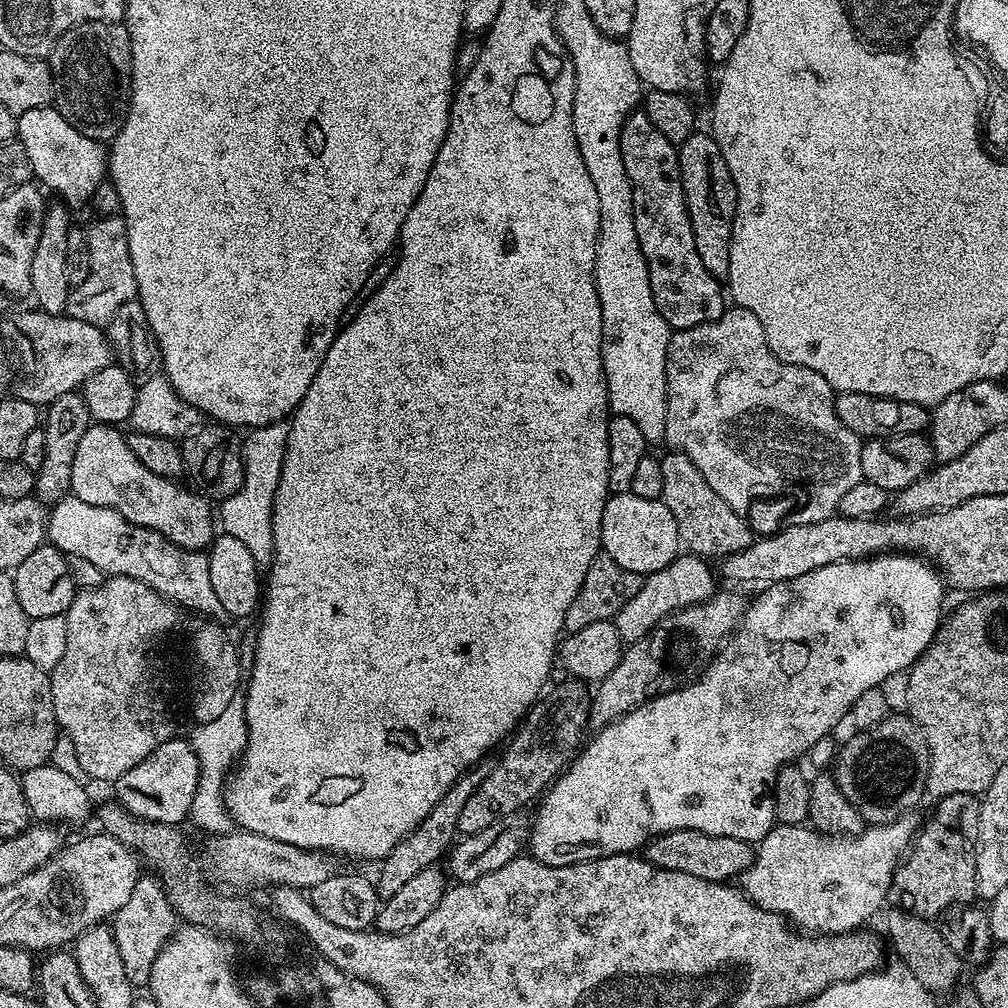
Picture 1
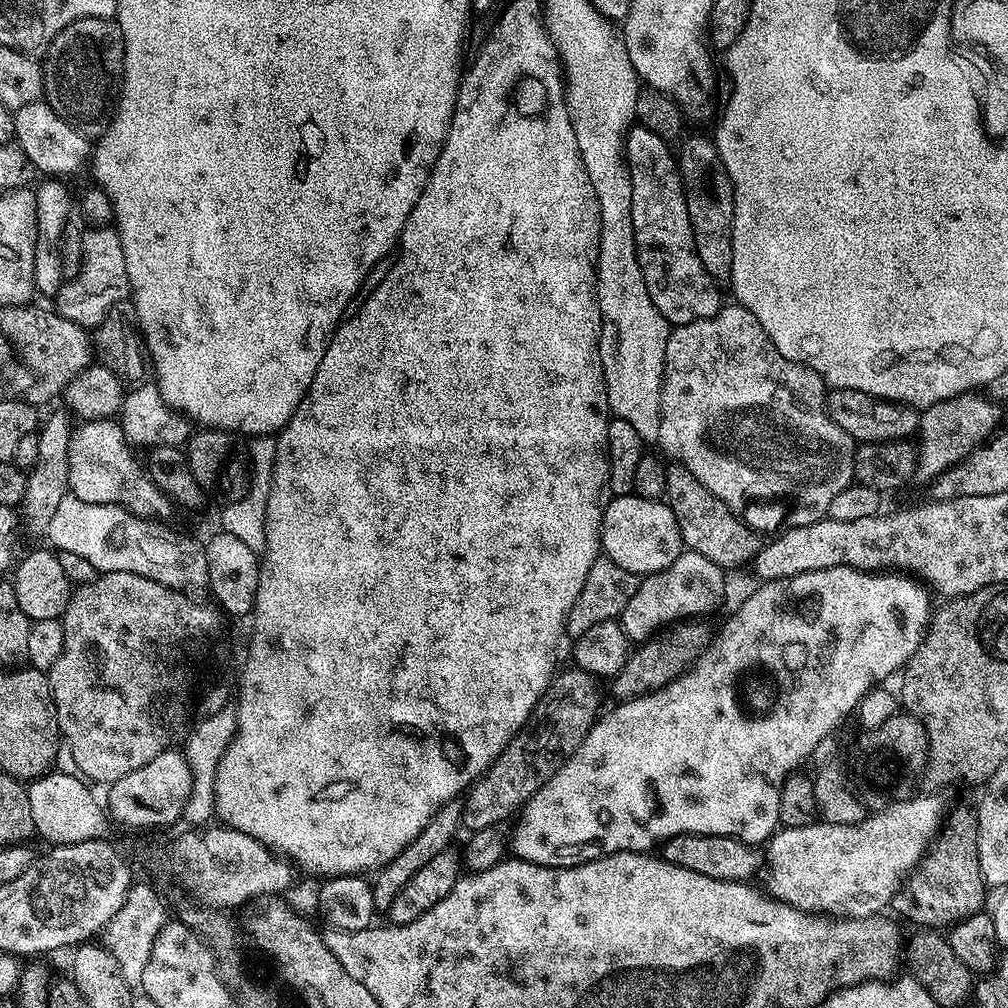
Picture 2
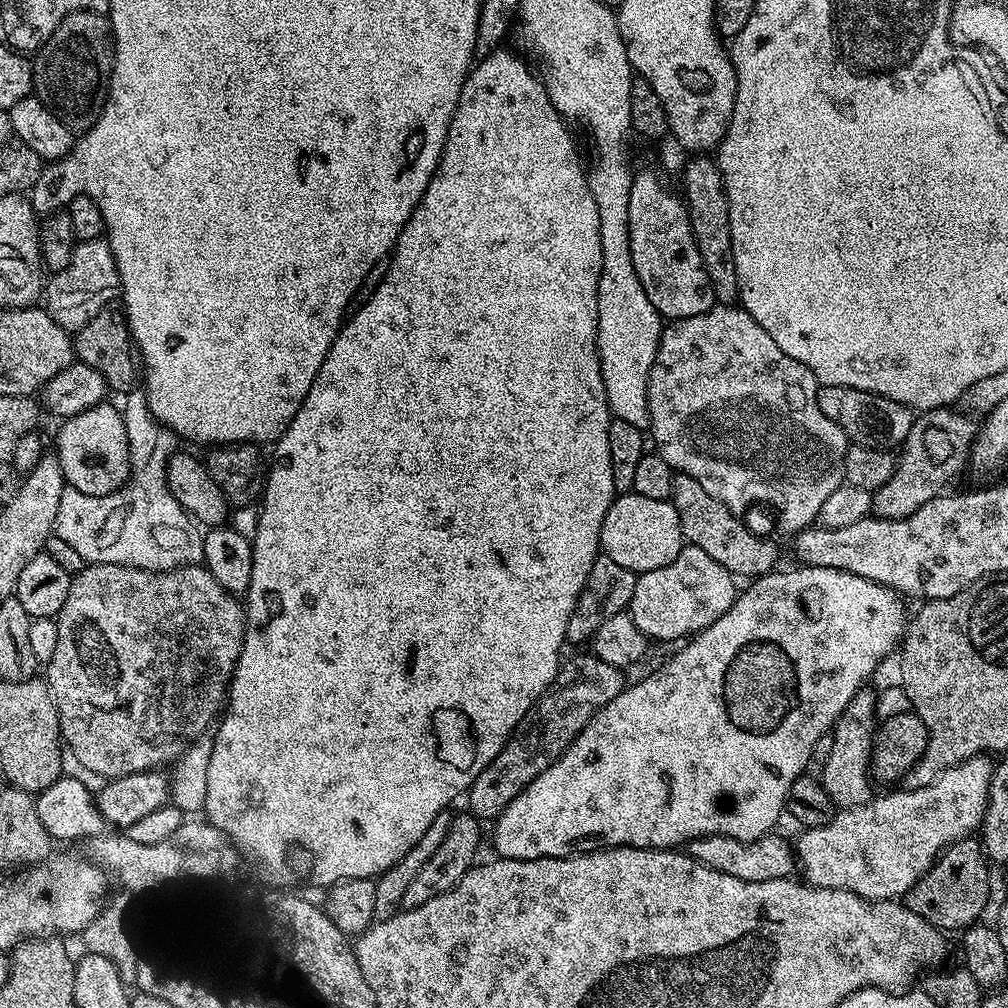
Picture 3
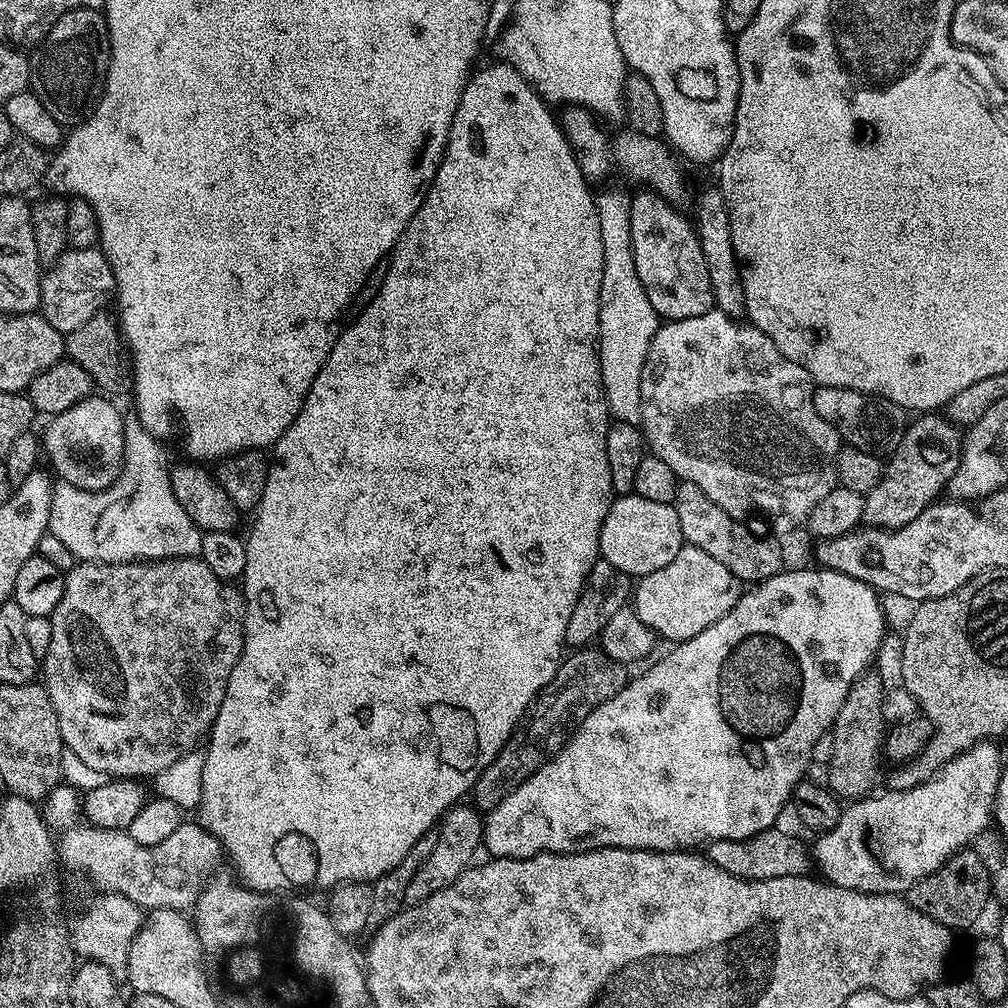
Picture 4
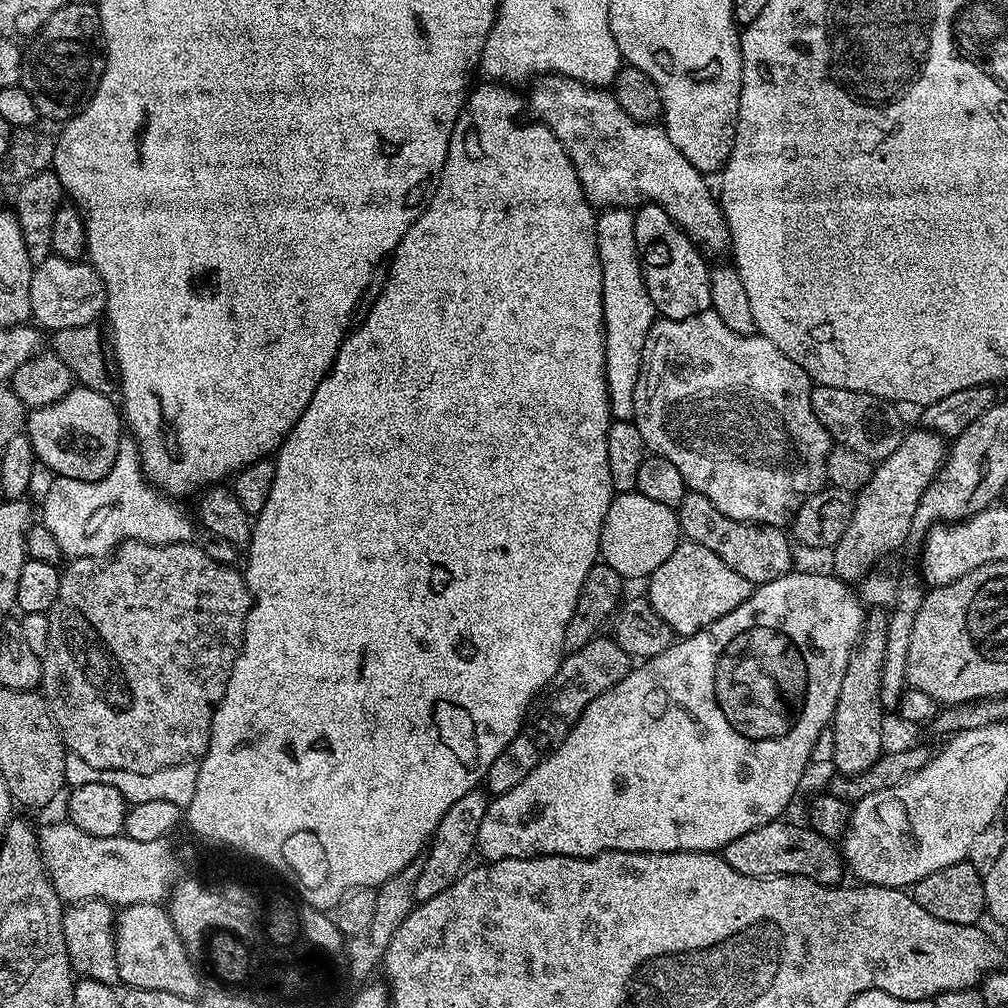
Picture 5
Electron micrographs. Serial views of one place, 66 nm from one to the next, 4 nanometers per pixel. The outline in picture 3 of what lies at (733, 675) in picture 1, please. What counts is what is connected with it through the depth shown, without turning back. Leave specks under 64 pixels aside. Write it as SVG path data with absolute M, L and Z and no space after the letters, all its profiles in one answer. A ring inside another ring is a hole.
M796 566L793 572L780 571L773 570L767 576L753 579L749 583L752 585L745 592L743 589L737 595L736 600L730 606L730 610L726 610L726 614L722 614L722 618L718 618L718 622L714 622L709 628L703 628L702 631L697 632L683 645L685 648L681 652L674 653L657 672L650 673L645 680L640 680L637 684L629 683L624 691L618 694L618 698L614 698L597 712L592 721L577 734L571 746L550 767L542 770L542 774L538 774L538 778L534 778L534 782L530 782L530 786L526 786L526 790L522 790L522 794L518 794L518 798L514 798L510 802L510 806L506 806L506 810L502 810L502 814L496 817L494 821L496 829L492 832L492 844L496 847L495 855L497 857L505 860L533 860L534 858L546 858L547 856L575 856L581 852L597 852L599 848L667 848L672 850L677 846L687 845L690 840L697 840L699 836L729 836L739 840L756 840L760 836L769 835L775 829L772 827L779 822L780 815L782 817L785 815L790 786L799 776L805 775L807 768L804 767L813 763L812 751L818 738L831 733L832 727L836 724L836 719L842 714L842 710L846 710L850 698L854 698L856 691L869 683L868 679L875 674L876 667L887 658L888 651L892 647L895 649L902 640L902 624L900 628L899 622L896 621L896 600L898 601L898 596L892 589L870 582L866 578L858 578L858 574L850 574L846 570Z

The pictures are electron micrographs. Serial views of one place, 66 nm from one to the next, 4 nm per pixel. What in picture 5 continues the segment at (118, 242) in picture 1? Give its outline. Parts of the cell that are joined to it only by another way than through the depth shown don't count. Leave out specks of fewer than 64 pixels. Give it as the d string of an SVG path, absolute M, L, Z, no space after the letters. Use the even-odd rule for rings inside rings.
M53 254L46 258L46 262L33 267L30 278L31 319L41 329L53 333L70 326L94 324L105 315L107 307L102 278L98 270L84 260L67 260Z

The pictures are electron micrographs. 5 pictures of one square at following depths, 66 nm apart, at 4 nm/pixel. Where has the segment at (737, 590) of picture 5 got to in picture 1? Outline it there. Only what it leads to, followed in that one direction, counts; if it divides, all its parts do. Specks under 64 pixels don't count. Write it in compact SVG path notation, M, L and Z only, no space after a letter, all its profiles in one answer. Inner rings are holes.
M680 554L664 569L644 576L642 586L626 606L614 618L621 641L641 640L653 626L671 612L689 608L695 604L707 604L708 599L718 591L717 573L707 559L691 554Z

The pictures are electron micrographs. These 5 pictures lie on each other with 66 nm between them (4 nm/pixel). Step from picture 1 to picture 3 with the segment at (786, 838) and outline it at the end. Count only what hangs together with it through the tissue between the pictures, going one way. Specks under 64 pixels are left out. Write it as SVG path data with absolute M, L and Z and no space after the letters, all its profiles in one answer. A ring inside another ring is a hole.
M987 755L971 756L969 760L963 760L960 764L956 764L952 768L946 769L942 773L939 780L935 780L930 786L922 786L921 788L913 788L911 790L899 790L900 792L892 792L889 796L880 796L869 799L867 804L858 806L857 808L845 808L837 811L832 817L832 821L826 826L818 826L817 828L804 828L801 836L794 840L794 852L798 857L798 868L804 871L803 879L811 884L813 888L837 888L838 890L846 890L852 892L856 896L860 896L863 900L894 900L897 898L907 897L908 891L921 880L936 863L941 852L947 850L951 844L957 844L962 839L971 837L972 832L981 827L984 822L984 812L988 808L988 791L992 782L993 761Z

